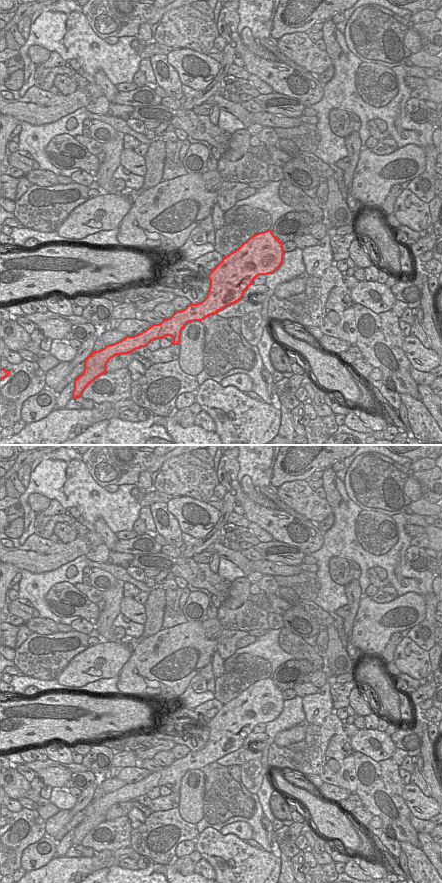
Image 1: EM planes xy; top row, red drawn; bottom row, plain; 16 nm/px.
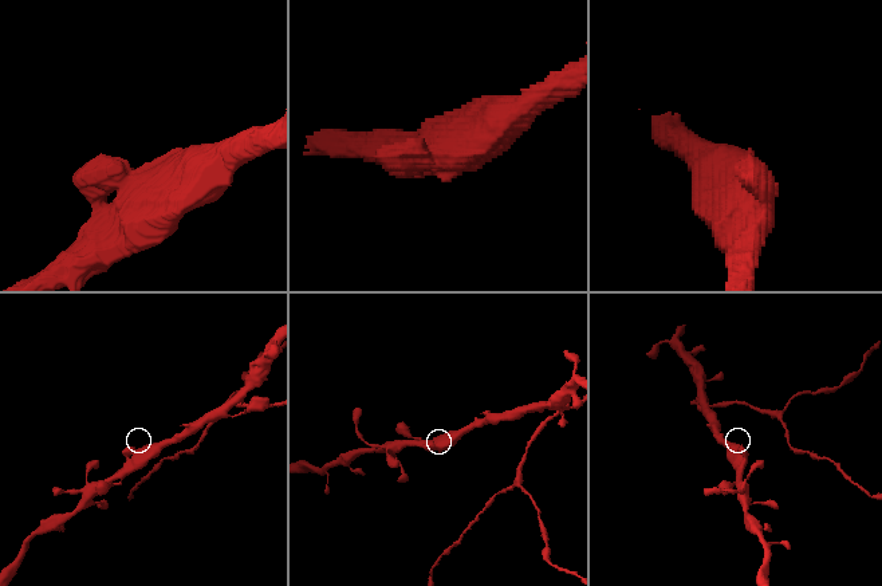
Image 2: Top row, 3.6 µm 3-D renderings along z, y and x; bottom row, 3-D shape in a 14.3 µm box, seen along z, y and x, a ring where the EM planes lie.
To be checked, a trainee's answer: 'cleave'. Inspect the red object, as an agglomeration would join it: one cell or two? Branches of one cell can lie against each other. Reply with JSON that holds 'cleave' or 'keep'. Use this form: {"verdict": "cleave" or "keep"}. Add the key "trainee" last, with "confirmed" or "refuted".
{"verdict": "keep", "trainee": "refuted"}

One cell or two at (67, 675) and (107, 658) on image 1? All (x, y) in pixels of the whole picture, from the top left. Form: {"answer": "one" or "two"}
{"answer": "one"}

